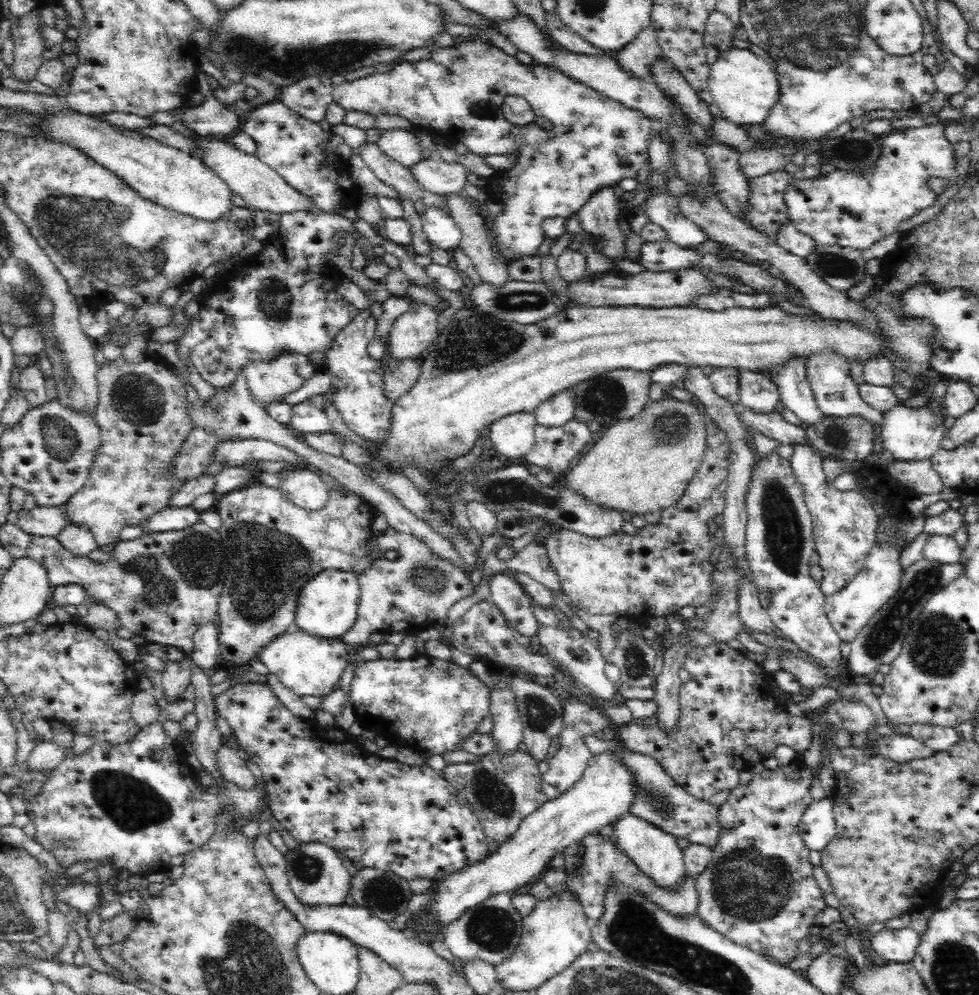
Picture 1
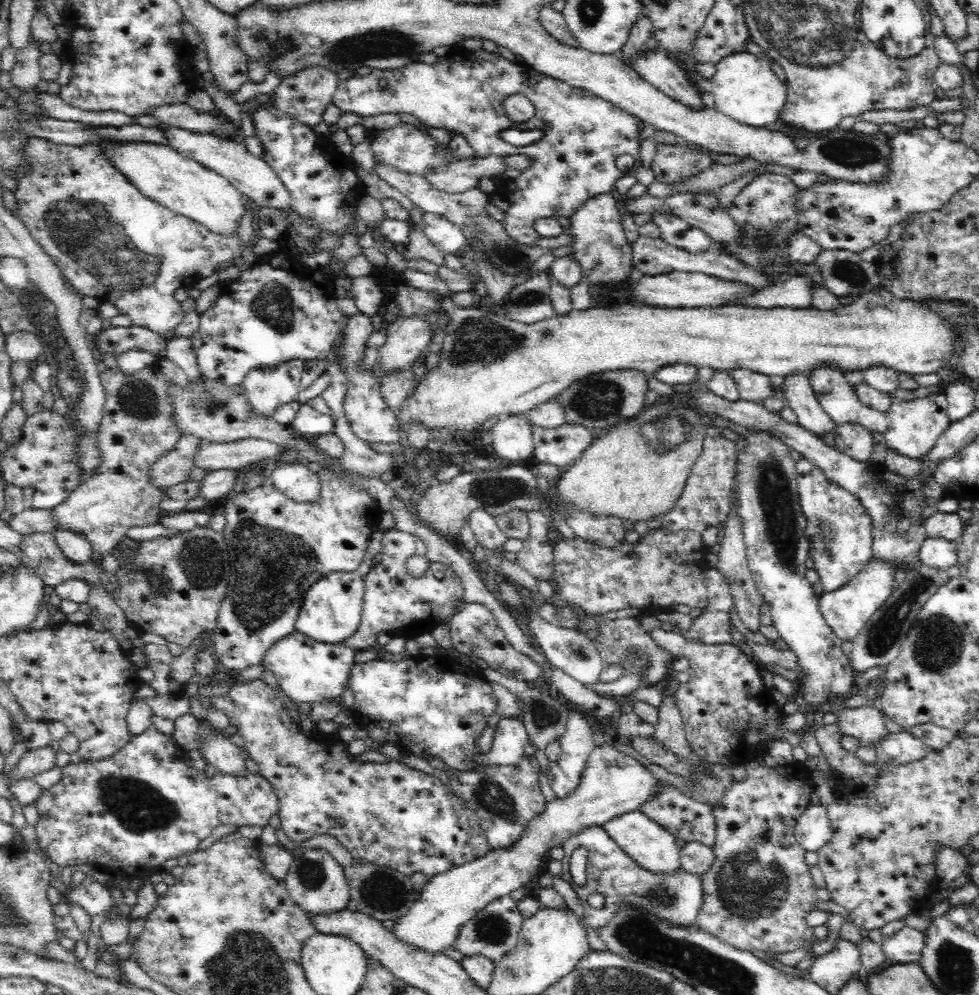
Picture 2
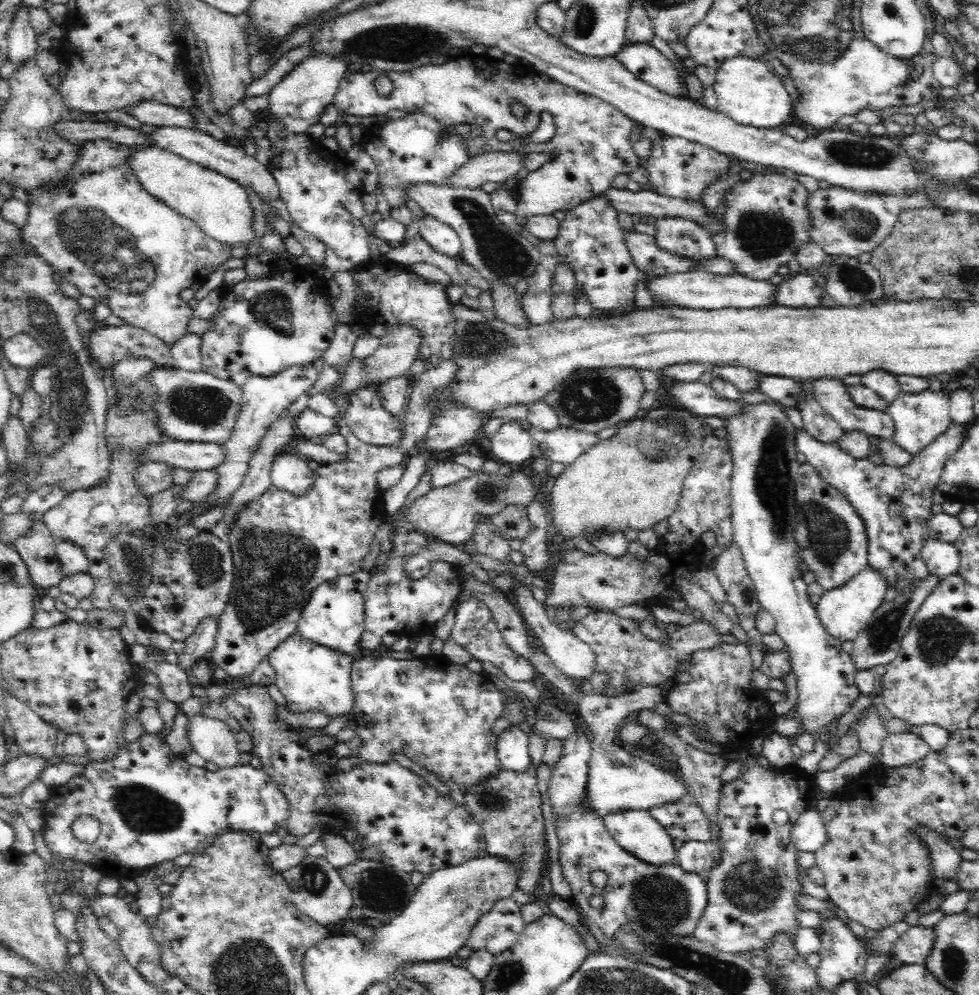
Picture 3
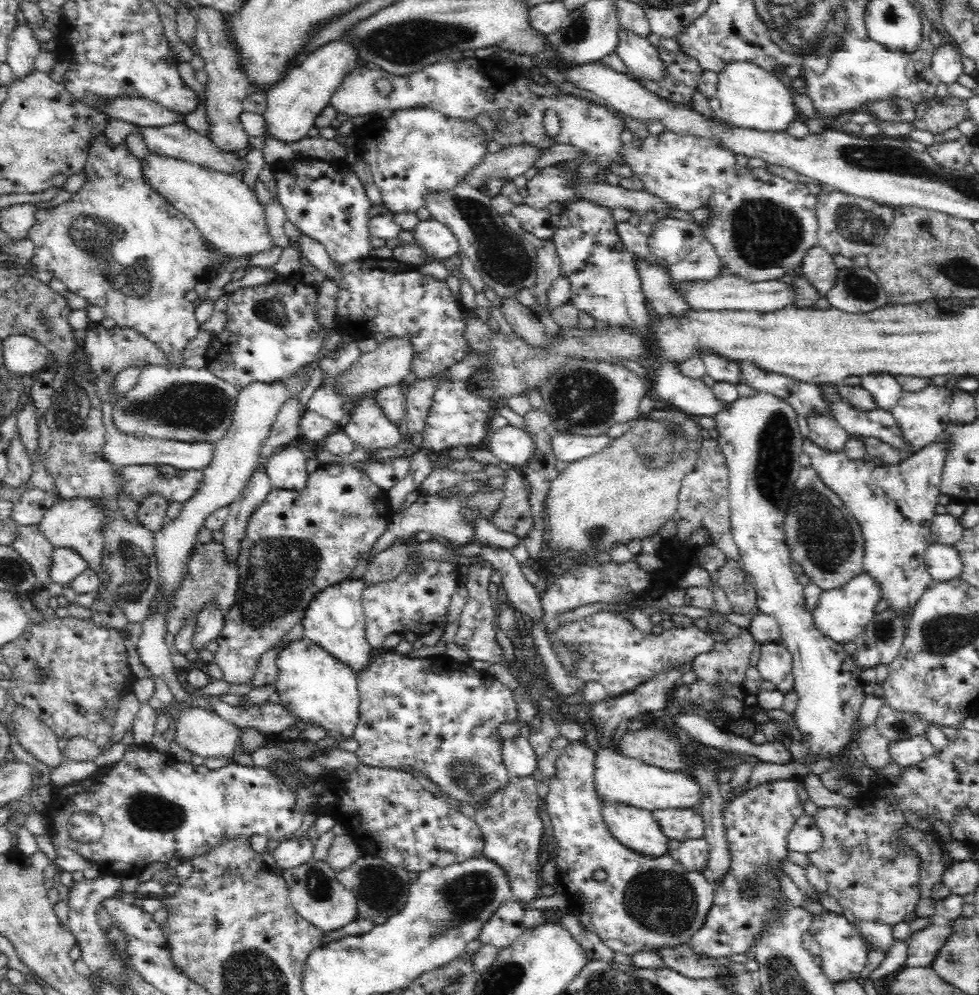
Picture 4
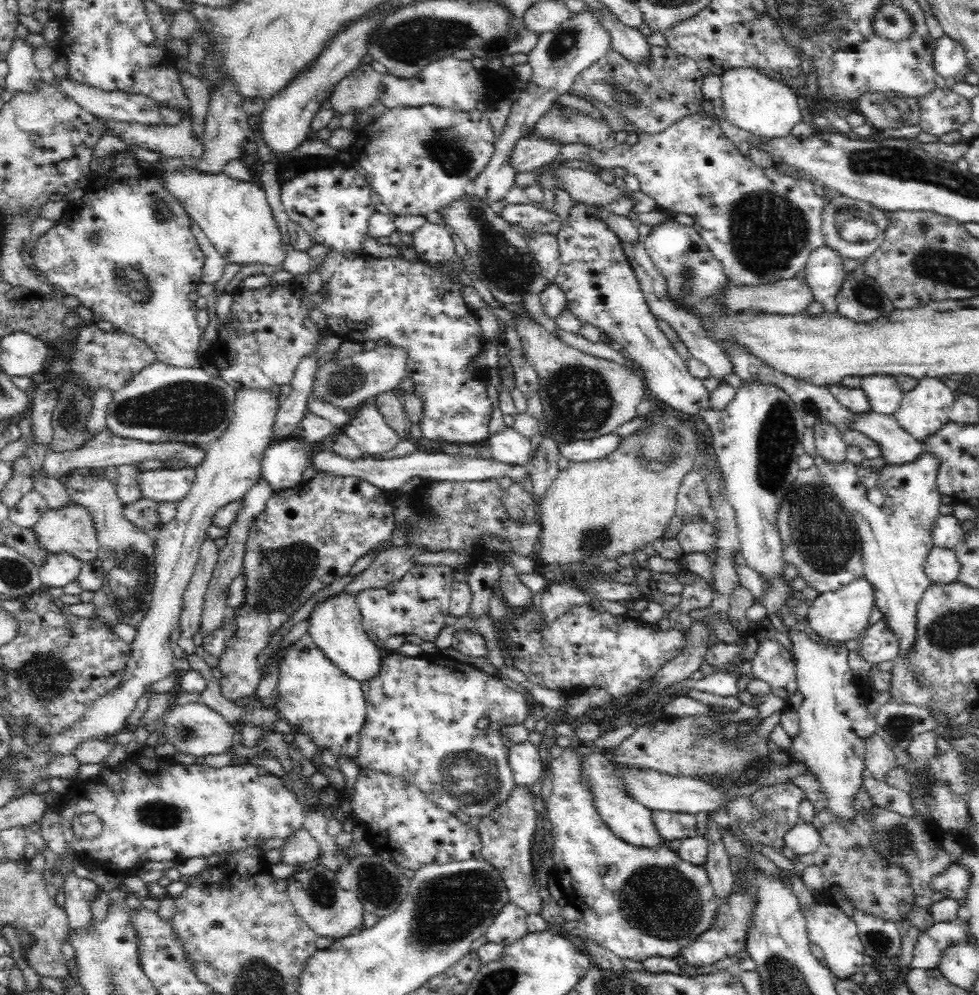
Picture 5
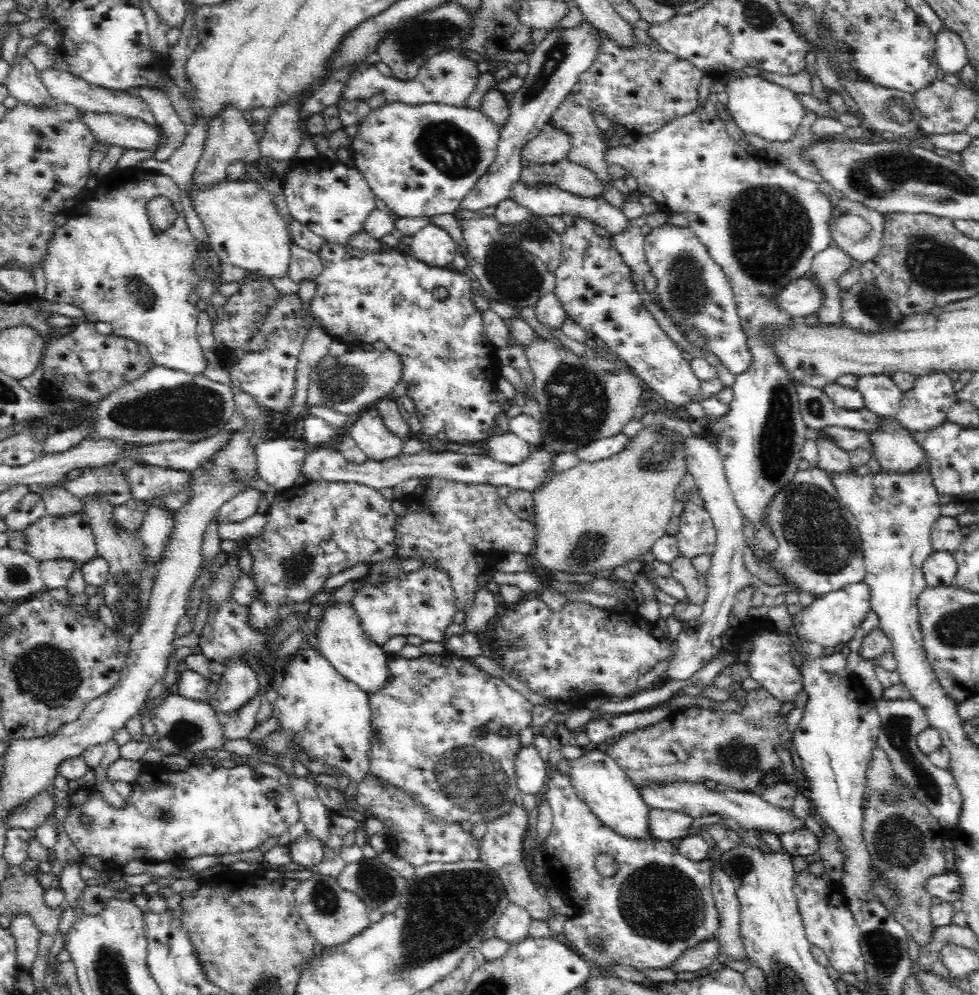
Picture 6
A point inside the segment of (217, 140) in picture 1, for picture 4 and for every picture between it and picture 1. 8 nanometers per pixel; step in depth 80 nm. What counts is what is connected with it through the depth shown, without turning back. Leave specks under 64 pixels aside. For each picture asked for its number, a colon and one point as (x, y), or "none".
2: (254, 178)
3: (192, 144)
4: (177, 141)

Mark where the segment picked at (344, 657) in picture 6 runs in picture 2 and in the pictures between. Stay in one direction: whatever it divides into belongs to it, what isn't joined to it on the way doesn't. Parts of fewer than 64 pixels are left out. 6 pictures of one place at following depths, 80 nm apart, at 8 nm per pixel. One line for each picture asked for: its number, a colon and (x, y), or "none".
2: (332, 612)
3: (334, 617)
4: (335, 621)
5: (335, 626)

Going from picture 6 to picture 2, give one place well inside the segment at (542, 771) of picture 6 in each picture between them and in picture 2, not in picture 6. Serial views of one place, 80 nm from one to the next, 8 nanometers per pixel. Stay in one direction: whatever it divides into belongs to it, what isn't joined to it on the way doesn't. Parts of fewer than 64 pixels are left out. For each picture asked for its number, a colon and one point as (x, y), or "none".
2: (506, 748)
3: (512, 747)
4: (518, 756)
5: (525, 761)

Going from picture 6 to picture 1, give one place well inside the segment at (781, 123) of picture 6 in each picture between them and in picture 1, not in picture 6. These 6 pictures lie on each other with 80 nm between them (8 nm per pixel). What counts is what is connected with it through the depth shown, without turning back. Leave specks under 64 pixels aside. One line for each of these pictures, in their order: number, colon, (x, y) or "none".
1: (745, 88)
2: (745, 88)
3: (748, 93)
4: (751, 98)
5: (752, 101)

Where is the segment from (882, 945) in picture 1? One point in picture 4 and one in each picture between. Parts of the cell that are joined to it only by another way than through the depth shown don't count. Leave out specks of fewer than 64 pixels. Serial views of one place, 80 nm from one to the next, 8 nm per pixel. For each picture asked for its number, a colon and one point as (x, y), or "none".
2: (905, 946)
3: (914, 945)
4: (923, 946)

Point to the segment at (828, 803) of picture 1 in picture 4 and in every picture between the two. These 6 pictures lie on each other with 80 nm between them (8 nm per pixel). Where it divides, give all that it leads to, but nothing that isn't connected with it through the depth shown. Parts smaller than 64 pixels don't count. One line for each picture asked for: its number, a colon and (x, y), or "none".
2: (812, 831)
3: (807, 834)
4: (805, 837)

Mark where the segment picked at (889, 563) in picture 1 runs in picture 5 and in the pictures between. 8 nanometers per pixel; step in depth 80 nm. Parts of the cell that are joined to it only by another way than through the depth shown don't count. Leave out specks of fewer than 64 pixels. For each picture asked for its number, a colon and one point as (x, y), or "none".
2: (846, 610)
3: (844, 612)
4: (842, 614)
5: (837, 617)

